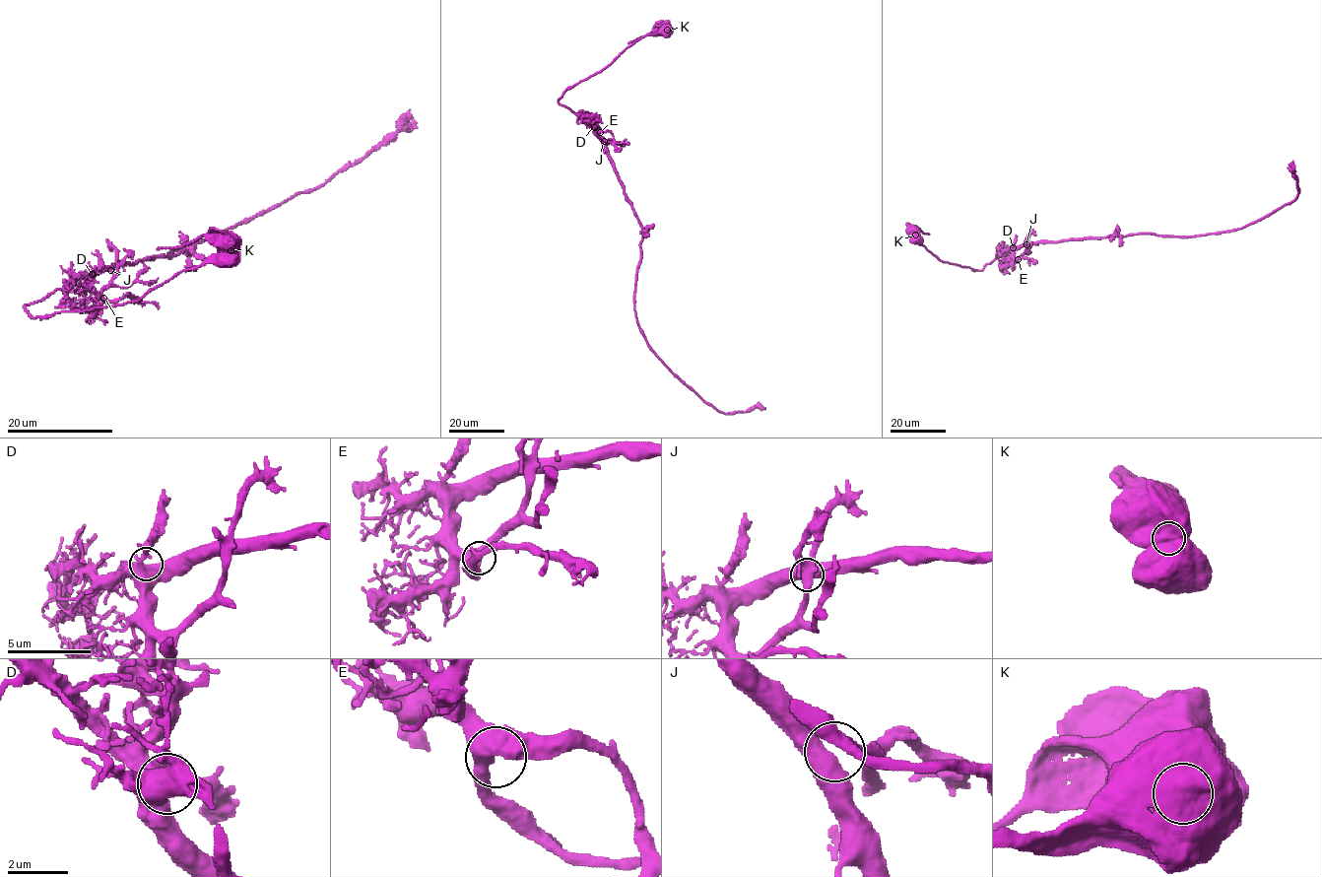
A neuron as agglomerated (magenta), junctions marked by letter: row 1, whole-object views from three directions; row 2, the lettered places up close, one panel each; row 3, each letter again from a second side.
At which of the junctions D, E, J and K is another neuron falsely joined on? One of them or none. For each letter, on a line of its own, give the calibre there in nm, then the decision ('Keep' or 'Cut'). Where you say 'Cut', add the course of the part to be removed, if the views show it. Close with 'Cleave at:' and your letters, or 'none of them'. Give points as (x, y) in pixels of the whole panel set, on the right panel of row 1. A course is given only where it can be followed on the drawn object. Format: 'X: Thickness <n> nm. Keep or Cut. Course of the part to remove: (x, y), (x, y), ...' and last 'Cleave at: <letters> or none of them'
D: Thickness 650 nm. Keep
E: Thickness 440 nm. Keep
J: Thickness 480 nm. Keep
K: Thickness 1450 nm. Cut. Course of the part to remove: (916, 235), (917, 227), (929, 235)
Cleave at: K

